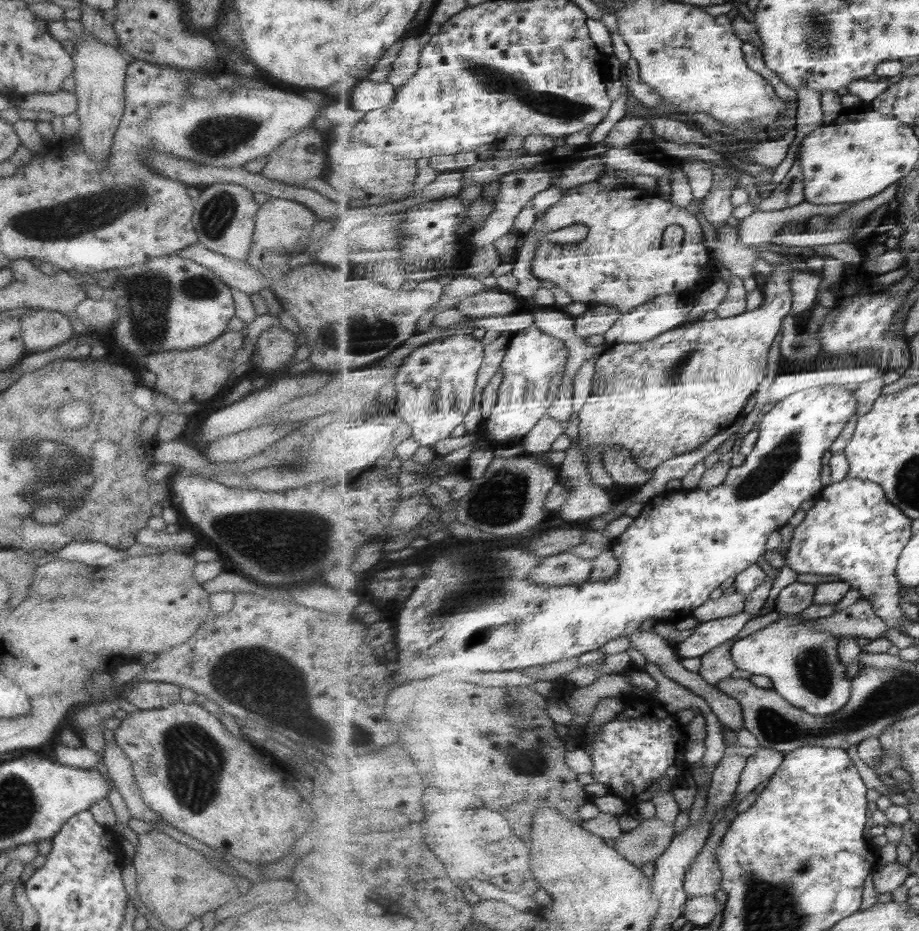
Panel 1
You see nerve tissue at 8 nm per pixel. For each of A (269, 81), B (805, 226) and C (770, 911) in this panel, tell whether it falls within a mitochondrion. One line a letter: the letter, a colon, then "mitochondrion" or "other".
A: other
B: other
C: mitochondrion

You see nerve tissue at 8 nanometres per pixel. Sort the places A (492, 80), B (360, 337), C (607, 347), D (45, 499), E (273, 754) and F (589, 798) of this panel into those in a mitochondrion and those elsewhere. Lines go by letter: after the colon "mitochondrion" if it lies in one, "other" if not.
A: mitochondrion
B: mitochondrion
C: other
D: mitochondrion
E: other
F: other

